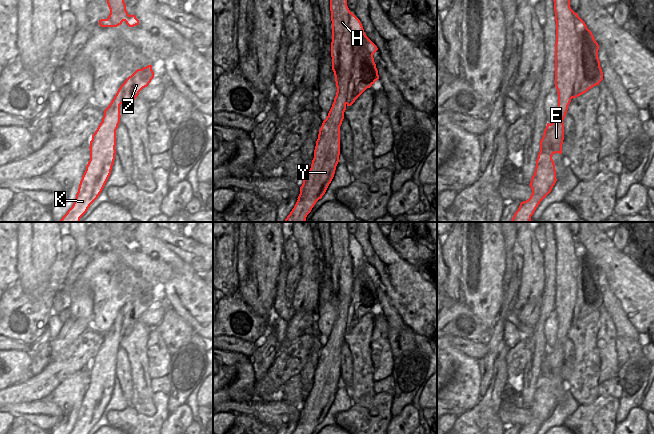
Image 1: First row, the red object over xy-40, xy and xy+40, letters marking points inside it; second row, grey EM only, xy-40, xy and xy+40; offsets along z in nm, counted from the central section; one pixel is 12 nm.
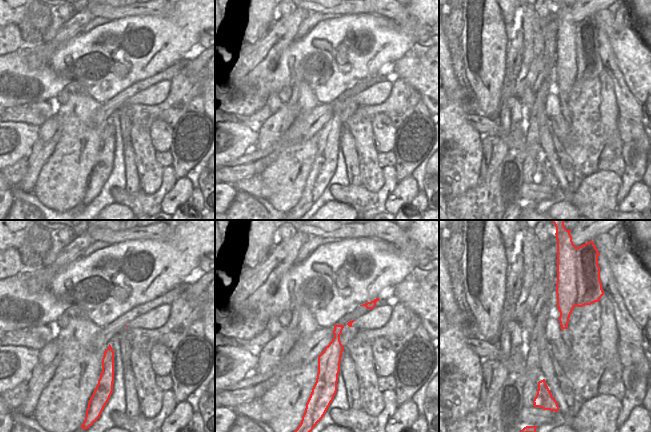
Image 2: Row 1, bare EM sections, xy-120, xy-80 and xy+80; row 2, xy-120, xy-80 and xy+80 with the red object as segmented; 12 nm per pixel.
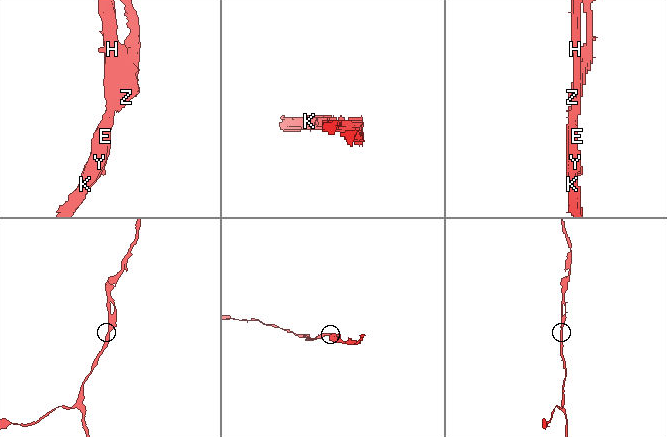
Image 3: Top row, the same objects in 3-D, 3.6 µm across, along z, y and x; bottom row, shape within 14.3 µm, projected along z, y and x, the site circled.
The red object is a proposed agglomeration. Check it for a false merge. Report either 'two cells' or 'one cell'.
two cells

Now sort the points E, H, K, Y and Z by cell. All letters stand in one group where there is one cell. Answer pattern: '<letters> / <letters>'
E H K Y / Z

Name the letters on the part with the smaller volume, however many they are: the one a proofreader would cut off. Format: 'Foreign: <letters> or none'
Foreign: Z

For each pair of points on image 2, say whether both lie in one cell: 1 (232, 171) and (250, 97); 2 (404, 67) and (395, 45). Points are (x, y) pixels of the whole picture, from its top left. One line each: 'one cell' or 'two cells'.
1: two cells
2: two cells

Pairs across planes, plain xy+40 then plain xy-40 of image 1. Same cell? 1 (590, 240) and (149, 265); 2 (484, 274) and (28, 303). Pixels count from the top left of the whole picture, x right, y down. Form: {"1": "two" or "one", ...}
{"1": "two", "2": "two"}

